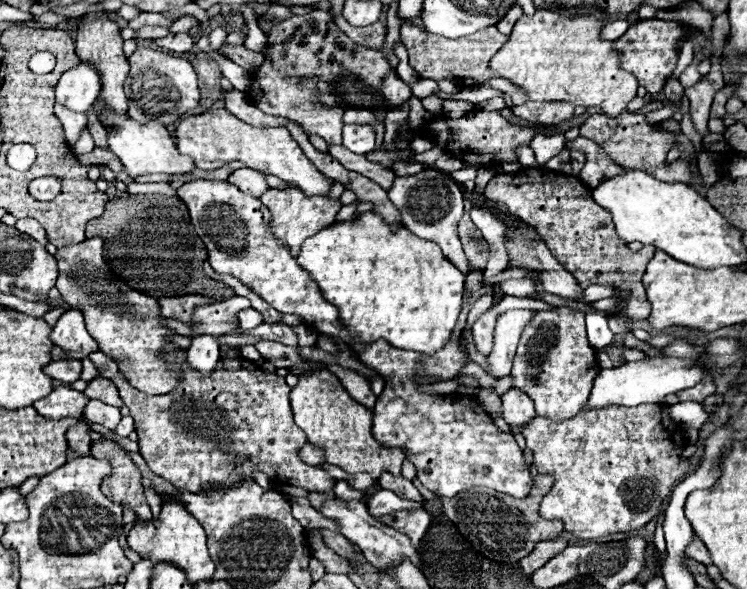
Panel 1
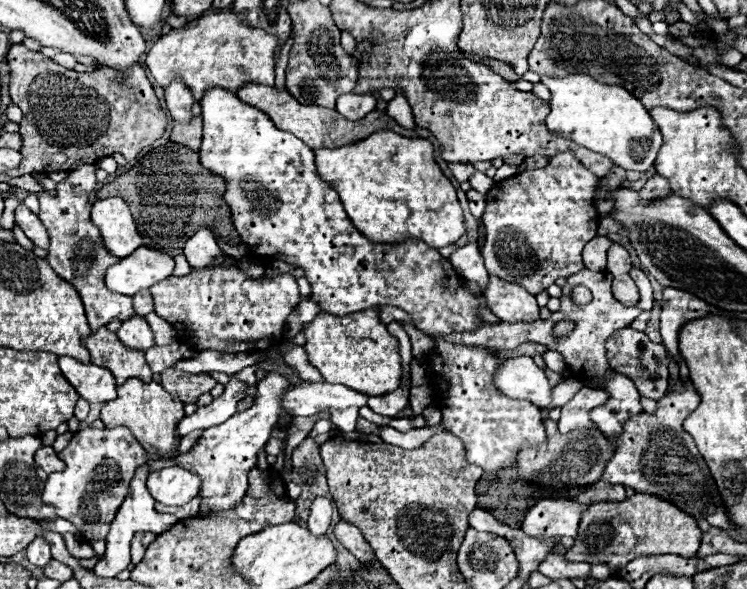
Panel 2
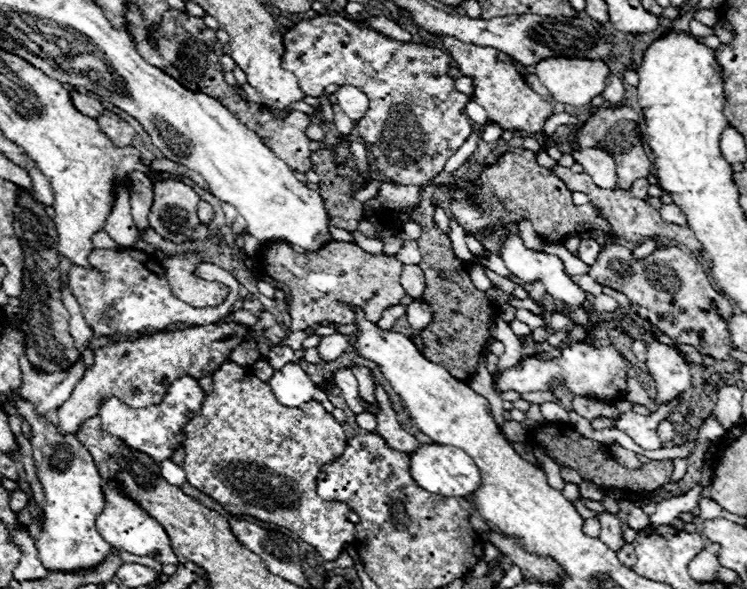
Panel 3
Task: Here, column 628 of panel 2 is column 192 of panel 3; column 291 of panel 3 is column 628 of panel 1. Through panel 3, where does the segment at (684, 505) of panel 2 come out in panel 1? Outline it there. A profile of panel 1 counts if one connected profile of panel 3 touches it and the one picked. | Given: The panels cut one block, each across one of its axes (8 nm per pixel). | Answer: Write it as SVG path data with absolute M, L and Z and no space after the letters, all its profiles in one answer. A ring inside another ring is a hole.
M668 404L584 410L578 412L578 416L560 422L554 422L546 416L534 416L520 430L526 438L526 446L534 452L534 464L538 472L554 476L554 486L542 500L540 516L546 520L562 520L564 530L580 540L640 530L660 514L660 506L670 496L674 484L690 470L690 460L682 458L686 448L686 438L682 438L684 430L672 420Z

